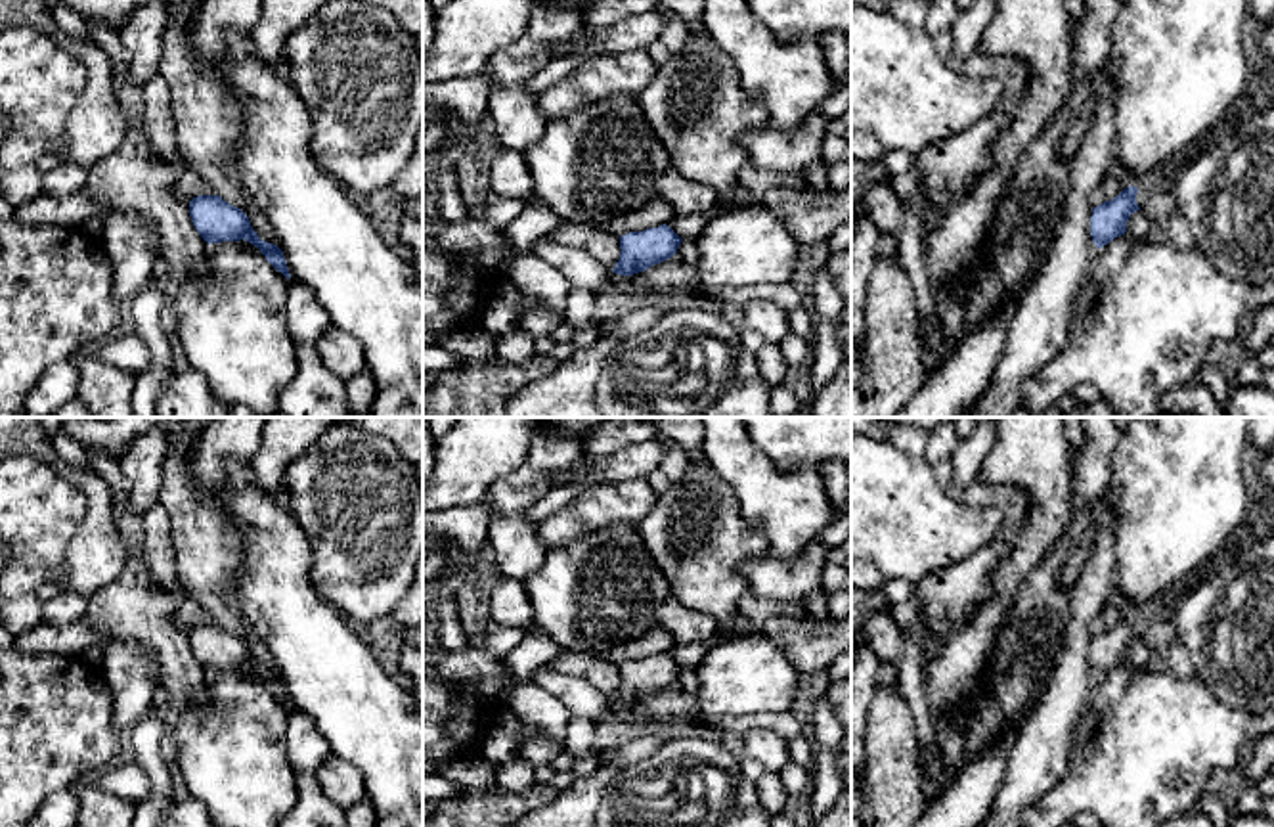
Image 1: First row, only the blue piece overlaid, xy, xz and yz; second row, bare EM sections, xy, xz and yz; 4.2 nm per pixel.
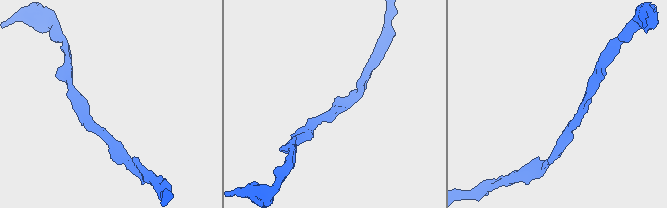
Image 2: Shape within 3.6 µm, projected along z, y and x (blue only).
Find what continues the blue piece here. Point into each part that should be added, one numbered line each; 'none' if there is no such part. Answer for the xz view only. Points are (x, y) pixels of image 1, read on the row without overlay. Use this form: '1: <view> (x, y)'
none

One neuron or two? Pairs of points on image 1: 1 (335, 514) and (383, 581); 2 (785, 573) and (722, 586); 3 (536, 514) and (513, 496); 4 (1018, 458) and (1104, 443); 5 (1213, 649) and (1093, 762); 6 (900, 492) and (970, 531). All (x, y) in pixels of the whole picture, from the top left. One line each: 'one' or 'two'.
1: one
2: two
3: two
4: two
5: two
6: one

